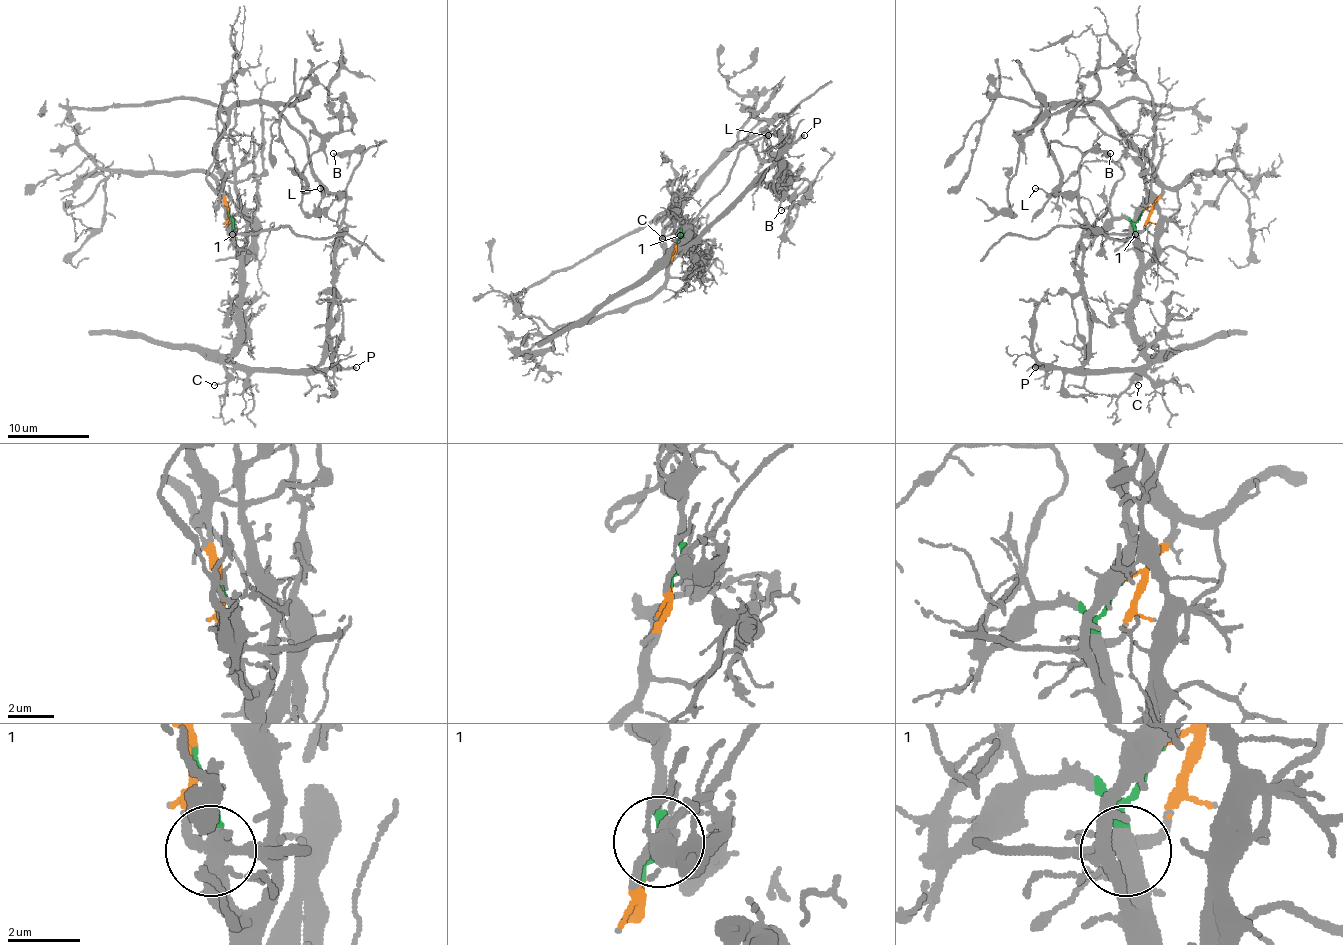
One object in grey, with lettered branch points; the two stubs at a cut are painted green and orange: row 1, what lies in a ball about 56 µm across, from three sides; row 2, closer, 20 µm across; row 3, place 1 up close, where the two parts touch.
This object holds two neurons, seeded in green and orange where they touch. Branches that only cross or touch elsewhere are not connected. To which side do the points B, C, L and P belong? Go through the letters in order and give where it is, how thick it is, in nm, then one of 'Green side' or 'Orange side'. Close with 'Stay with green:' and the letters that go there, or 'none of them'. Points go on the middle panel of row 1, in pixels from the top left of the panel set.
B: Place: (781, 210). Thickness 200 nm. Orange side
C: Place: (662, 238). Thickness 110 nm. Green side
L: Place: (768, 135). Thickness 140 nm. Orange side
P: Place: (804, 135). Thickness 280 nm. Green side
Stay with green: C, P

